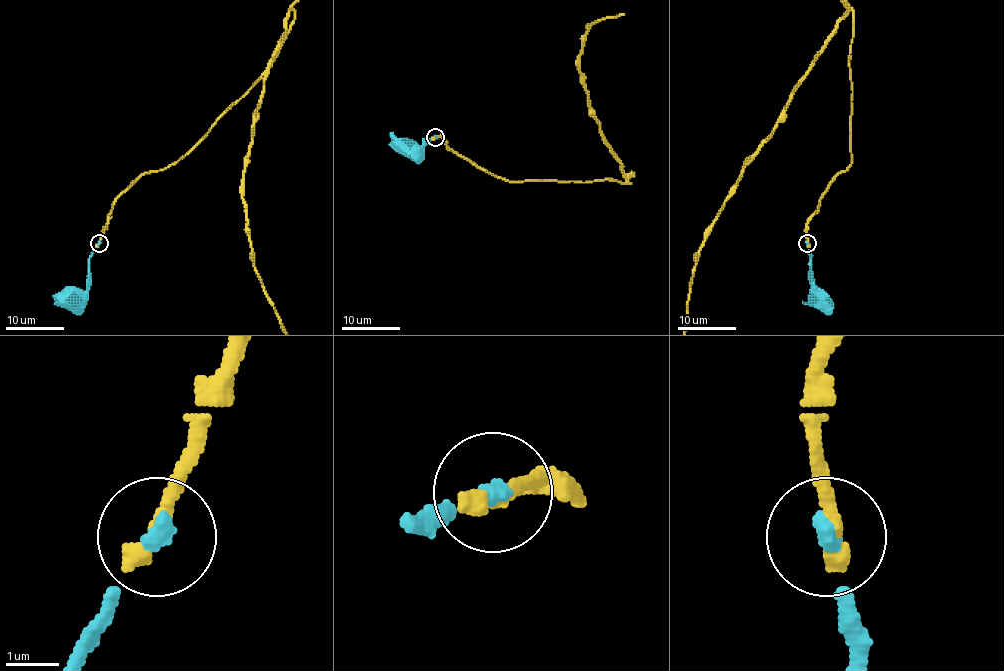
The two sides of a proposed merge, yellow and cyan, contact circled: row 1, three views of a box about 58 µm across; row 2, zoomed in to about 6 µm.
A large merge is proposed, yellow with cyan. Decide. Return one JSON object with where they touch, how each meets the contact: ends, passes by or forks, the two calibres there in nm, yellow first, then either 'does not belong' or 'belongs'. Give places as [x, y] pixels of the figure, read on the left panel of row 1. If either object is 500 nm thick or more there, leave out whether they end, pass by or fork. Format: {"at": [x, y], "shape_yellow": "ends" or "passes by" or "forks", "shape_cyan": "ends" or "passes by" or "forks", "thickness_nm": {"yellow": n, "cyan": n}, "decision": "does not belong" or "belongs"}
{"at": [99, 243], "shape_yellow": "ends", "shape_cyan": "ends", "thickness_nm": {"yellow": 400, "cyan": 280}, "decision": "does not belong"}

